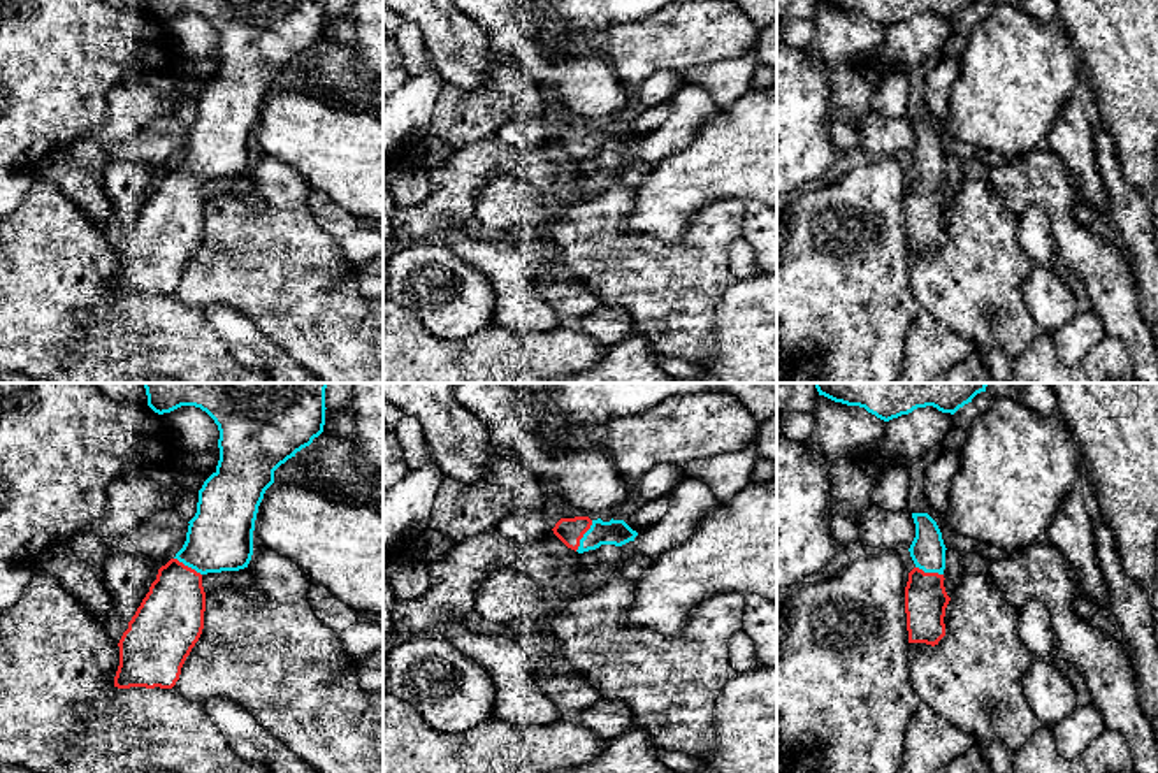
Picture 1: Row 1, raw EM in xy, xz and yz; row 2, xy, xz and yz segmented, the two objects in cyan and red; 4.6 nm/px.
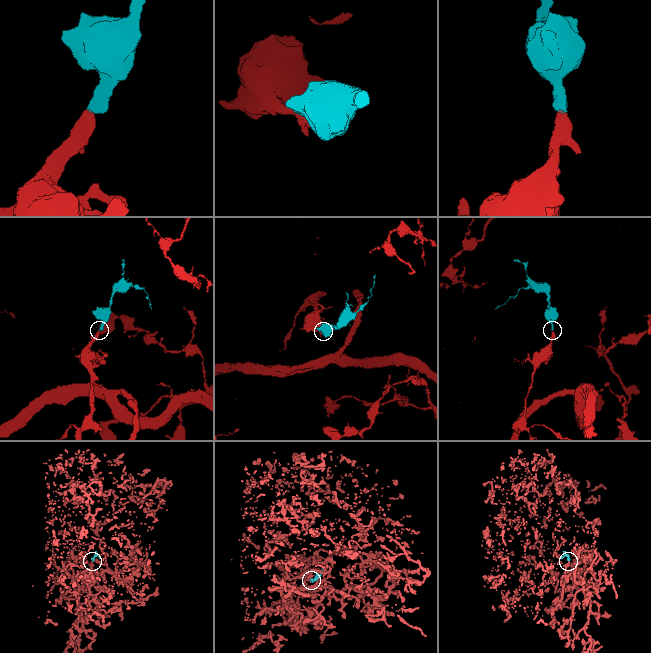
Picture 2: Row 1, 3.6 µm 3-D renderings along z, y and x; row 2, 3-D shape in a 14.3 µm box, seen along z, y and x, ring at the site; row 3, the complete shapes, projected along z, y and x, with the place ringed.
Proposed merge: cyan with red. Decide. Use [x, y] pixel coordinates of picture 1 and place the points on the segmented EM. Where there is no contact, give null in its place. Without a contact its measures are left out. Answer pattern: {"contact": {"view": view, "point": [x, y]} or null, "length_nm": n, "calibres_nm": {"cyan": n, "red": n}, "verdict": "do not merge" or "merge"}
{"contact": {"view": "xz", "point": [584, 536]}, "length_nm": 170, "calibres_nm": {"cyan": 120, "red": 120}, "verdict": "merge"}

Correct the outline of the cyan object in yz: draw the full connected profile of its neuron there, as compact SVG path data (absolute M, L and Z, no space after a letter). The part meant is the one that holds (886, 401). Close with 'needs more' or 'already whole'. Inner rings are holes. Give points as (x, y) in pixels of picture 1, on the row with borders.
M815 383L819 395L865 408L884 422L926 406L954 415L986 392L986 386L988 383Z; already whole

